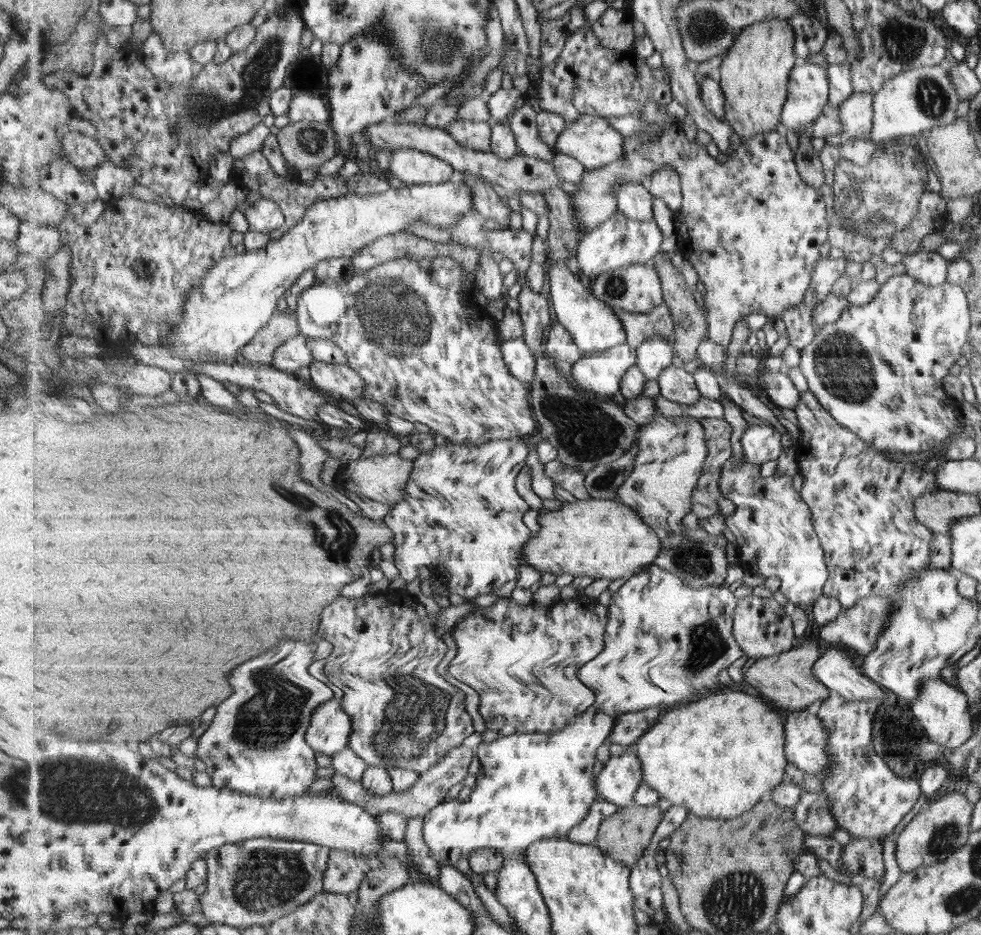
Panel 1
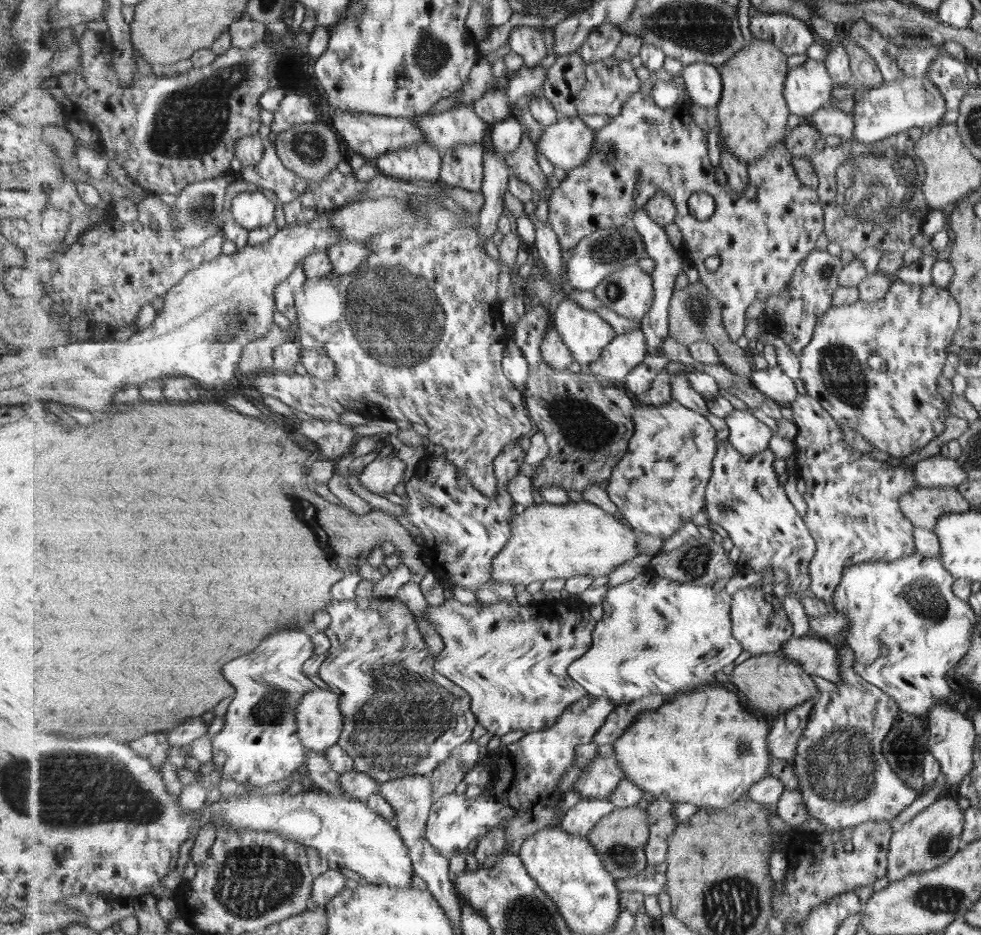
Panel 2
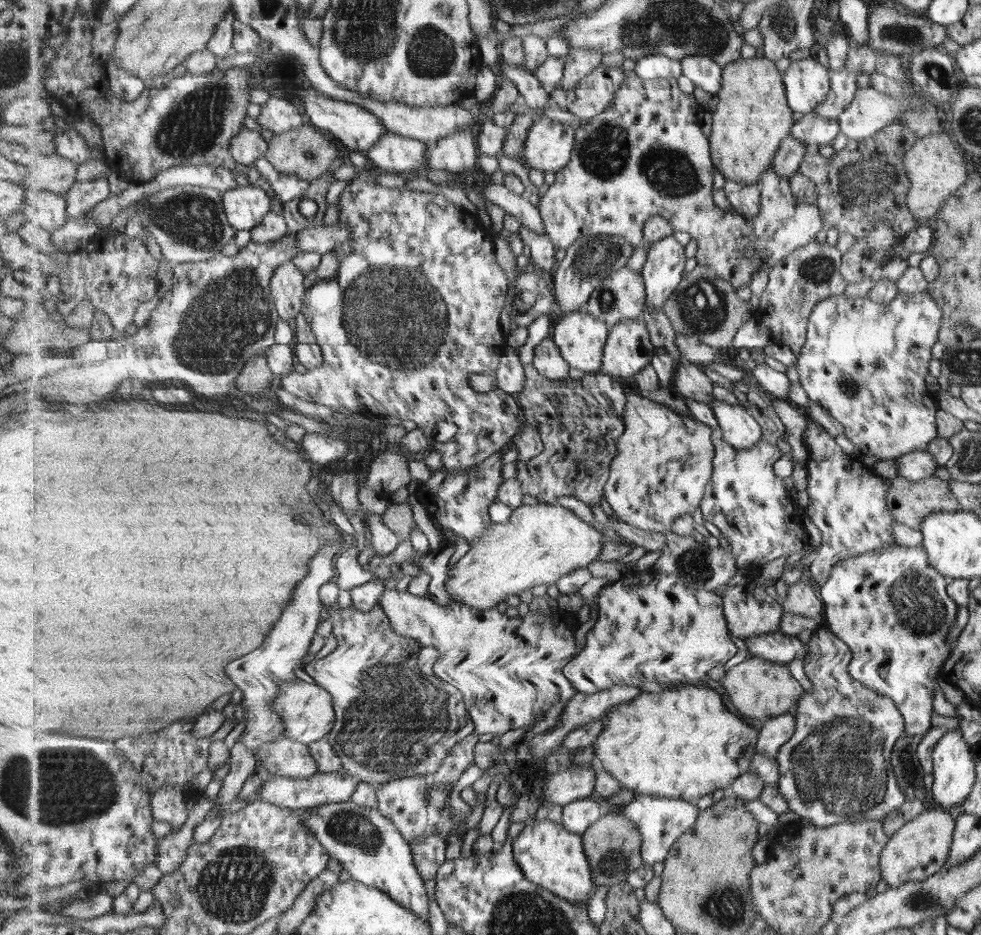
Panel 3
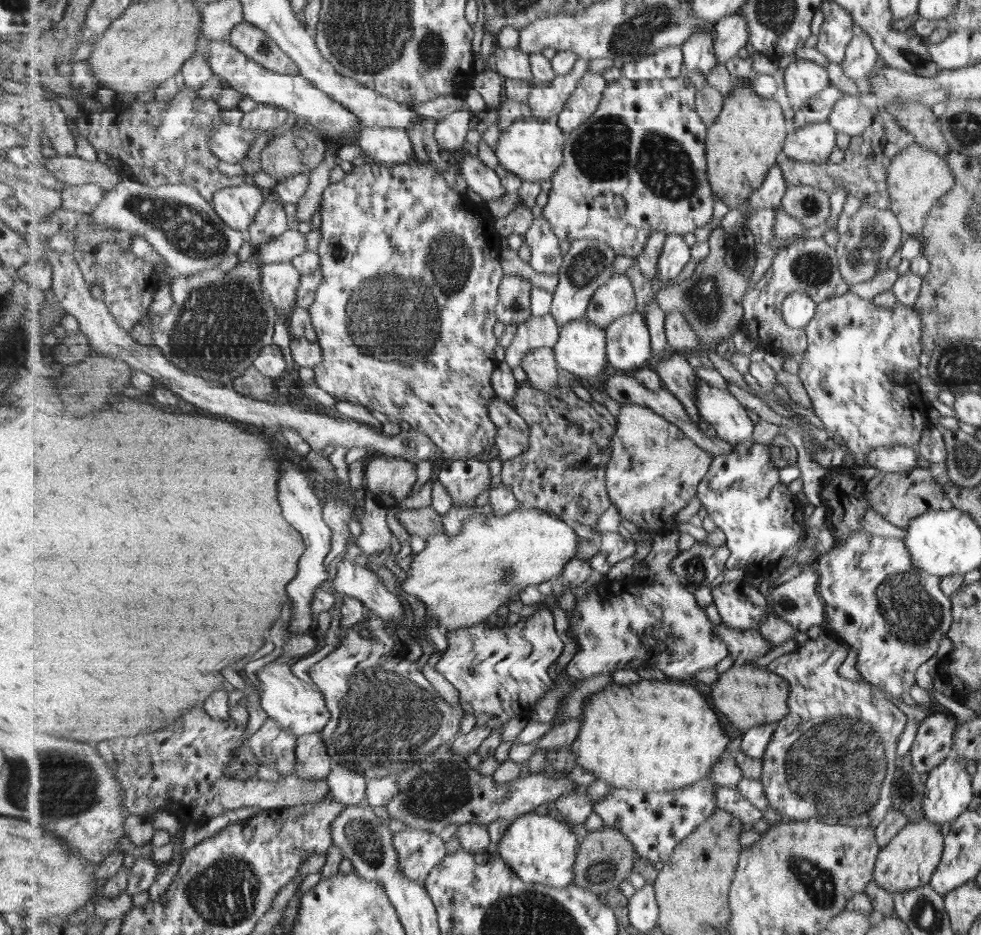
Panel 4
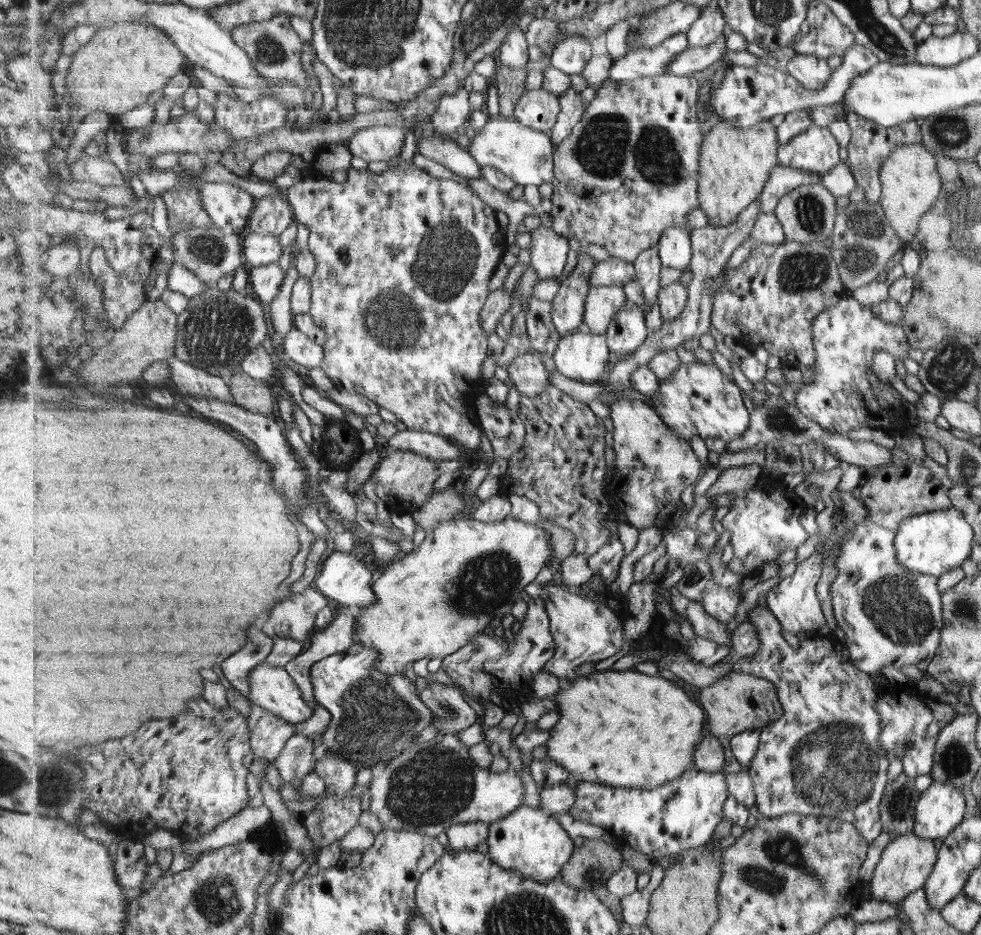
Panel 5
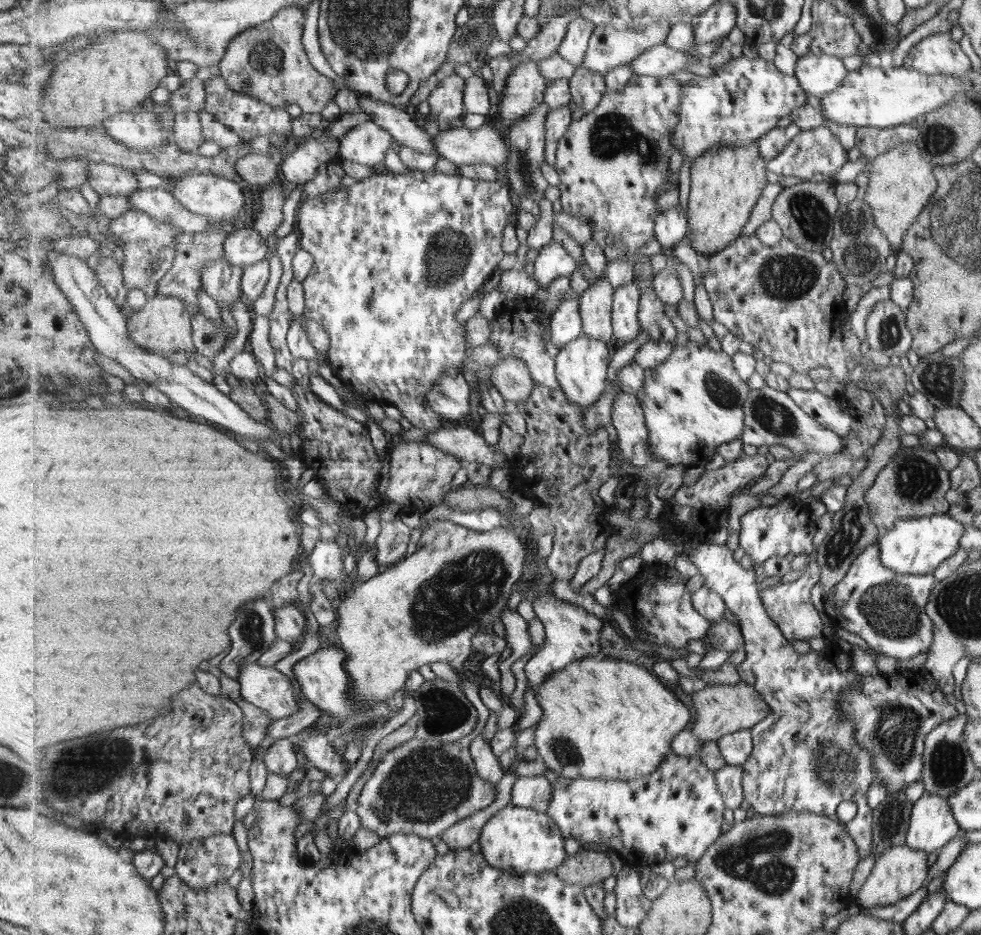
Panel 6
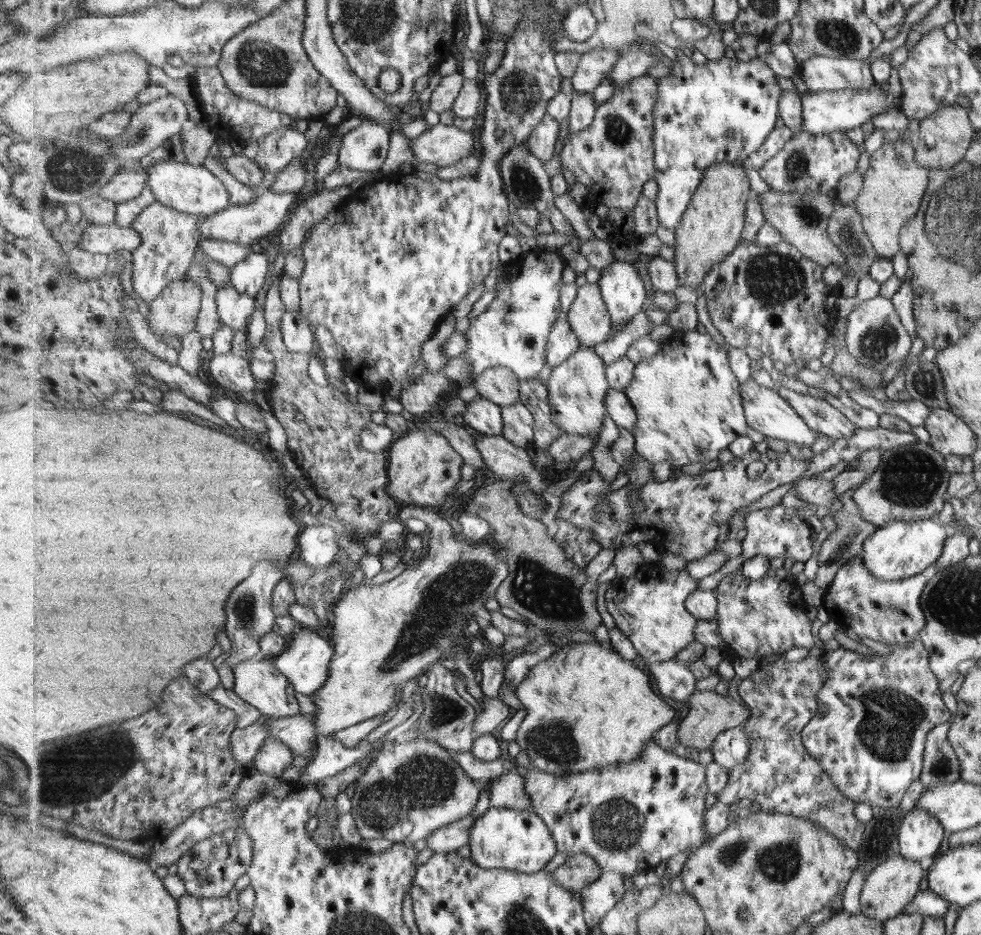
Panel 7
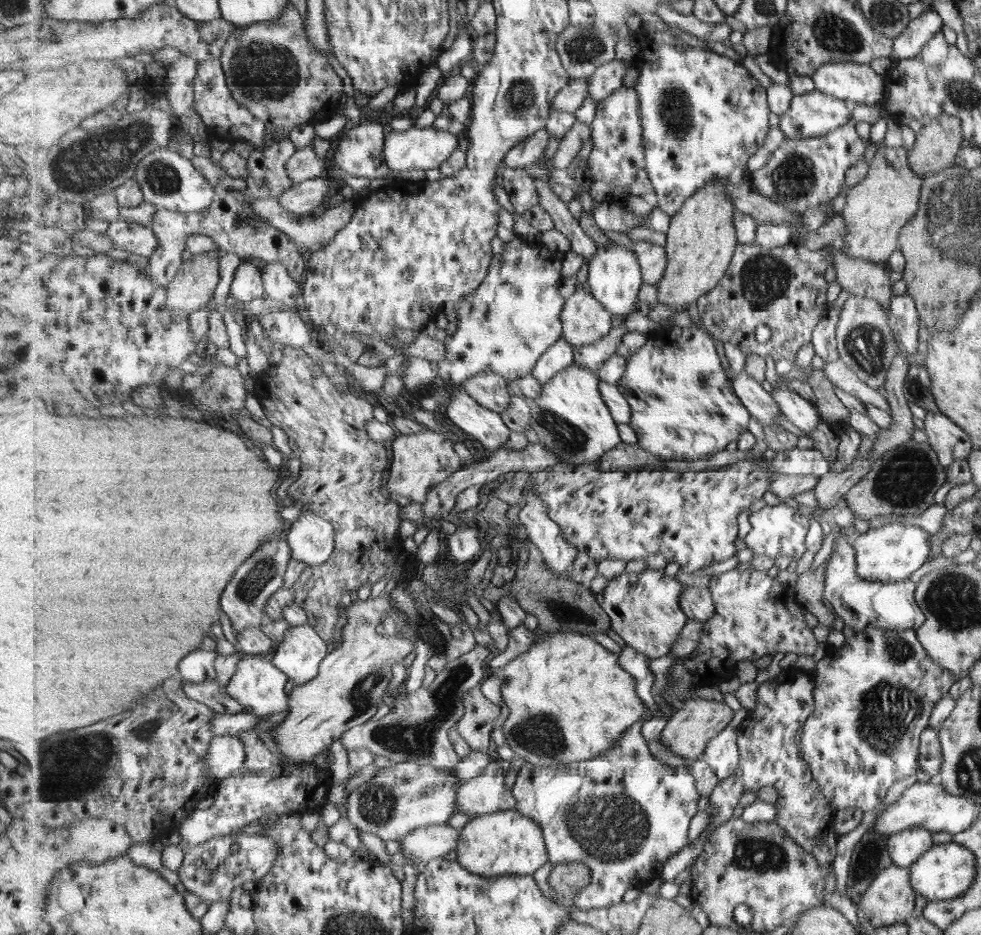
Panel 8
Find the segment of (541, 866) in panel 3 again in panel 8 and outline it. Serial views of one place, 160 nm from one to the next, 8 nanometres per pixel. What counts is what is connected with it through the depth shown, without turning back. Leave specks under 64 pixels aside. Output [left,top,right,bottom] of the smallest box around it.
[457,808,549,877]

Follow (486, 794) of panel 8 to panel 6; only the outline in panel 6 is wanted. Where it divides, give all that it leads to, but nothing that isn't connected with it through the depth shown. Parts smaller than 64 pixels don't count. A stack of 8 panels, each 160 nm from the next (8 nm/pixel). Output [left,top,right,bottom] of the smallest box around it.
[511,776,553,813]

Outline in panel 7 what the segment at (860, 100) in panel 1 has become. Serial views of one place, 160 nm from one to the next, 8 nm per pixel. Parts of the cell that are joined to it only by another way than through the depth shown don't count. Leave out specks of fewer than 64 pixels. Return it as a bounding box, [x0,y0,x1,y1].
[759,130,859,194]

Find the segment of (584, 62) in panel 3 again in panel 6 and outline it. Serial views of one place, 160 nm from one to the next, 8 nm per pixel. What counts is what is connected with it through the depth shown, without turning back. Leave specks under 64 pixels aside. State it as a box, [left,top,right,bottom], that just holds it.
[506,101,550,202]

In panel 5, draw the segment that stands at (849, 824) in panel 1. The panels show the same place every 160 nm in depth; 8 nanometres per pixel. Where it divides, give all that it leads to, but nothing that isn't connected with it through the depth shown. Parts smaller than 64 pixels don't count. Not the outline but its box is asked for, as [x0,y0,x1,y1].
[733,605,889,844]

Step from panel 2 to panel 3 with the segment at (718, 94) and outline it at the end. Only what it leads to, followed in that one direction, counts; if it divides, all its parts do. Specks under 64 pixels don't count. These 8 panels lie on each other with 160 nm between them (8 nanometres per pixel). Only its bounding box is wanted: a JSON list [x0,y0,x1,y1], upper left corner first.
[682,56,723,94]

